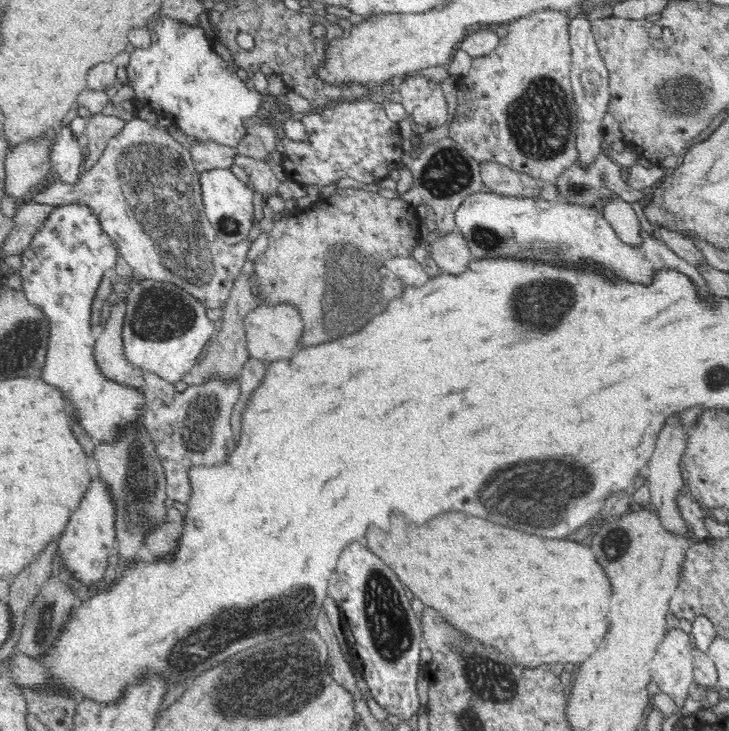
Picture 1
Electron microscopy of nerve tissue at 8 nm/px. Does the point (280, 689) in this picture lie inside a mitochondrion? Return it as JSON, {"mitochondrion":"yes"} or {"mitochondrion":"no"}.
{"mitochondrion":"yes"}

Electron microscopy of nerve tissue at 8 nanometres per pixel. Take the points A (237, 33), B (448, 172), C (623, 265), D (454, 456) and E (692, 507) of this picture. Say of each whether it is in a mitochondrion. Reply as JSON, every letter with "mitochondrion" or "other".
{"A":"mitochondrion","B":"mitochondrion","C":"other","D":"other","E":"other"}

